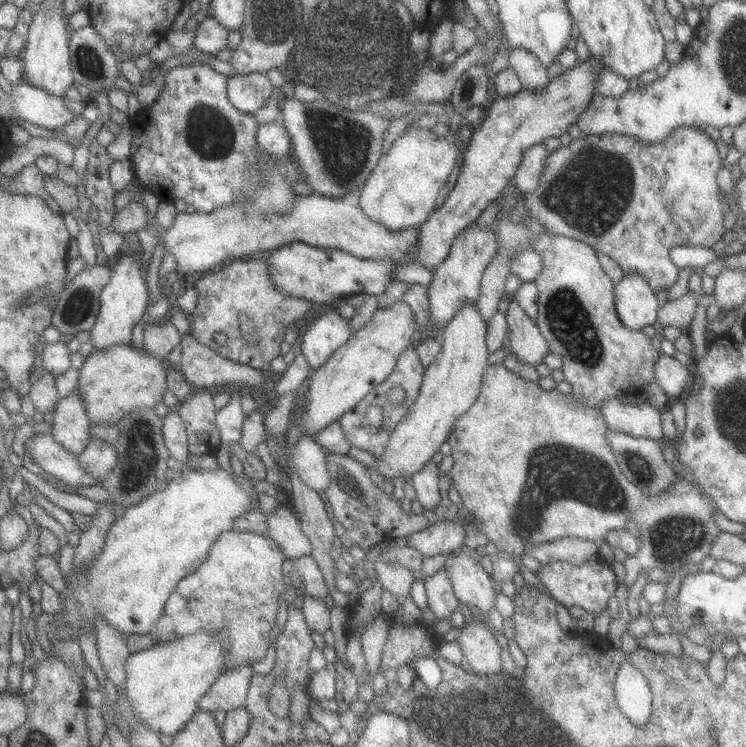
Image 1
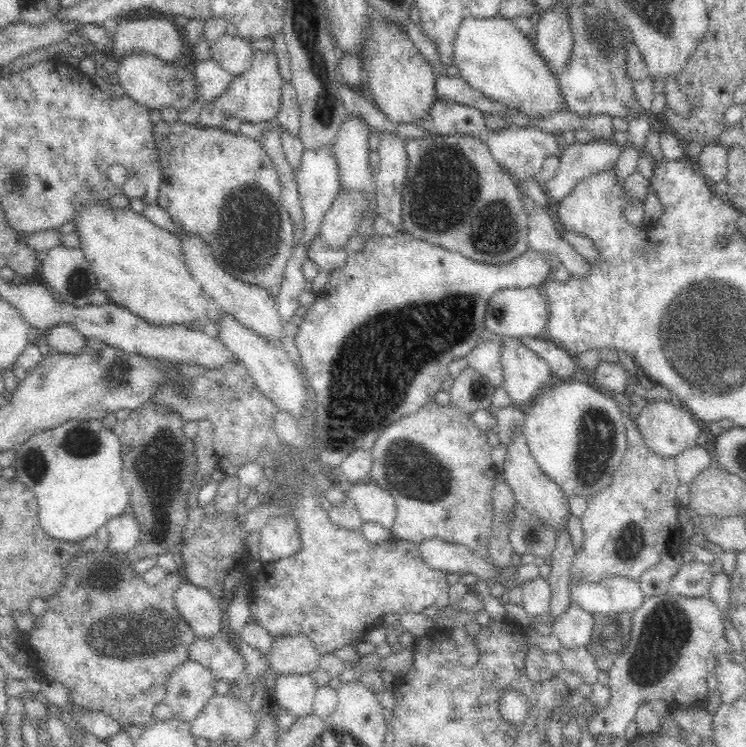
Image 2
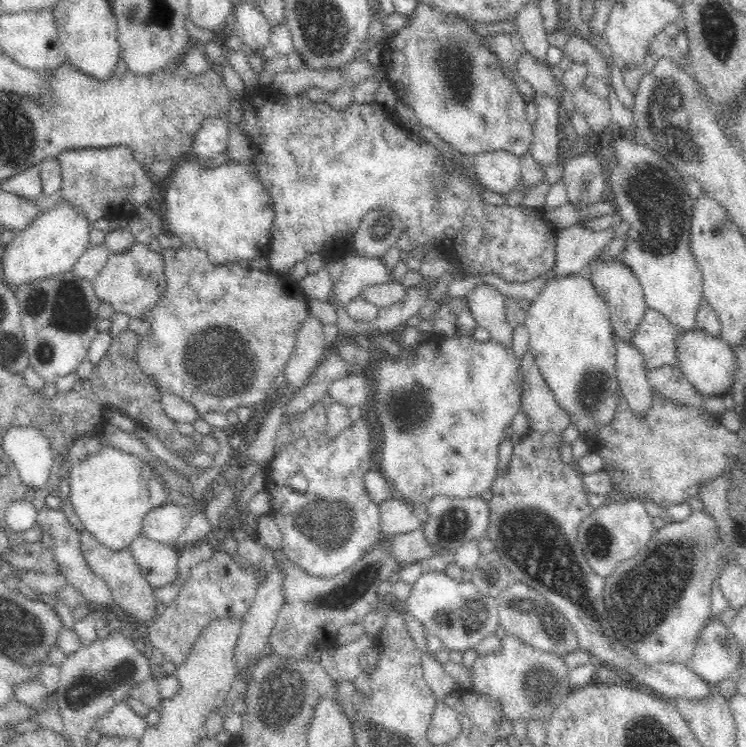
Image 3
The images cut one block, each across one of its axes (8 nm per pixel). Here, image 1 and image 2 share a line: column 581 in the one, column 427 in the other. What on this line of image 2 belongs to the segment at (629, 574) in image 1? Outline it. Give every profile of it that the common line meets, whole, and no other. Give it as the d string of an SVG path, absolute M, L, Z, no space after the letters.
M428 401L415 413L389 424L376 439L371 452L374 462L369 480L387 490L397 506L395 523L391 528L393 538L411 543L437 538L452 544L463 544L481 556L487 556L495 516L492 490L499 471L492 464L492 448L487 436L476 427L470 416L460 413L450 404L438 405L436 401Z

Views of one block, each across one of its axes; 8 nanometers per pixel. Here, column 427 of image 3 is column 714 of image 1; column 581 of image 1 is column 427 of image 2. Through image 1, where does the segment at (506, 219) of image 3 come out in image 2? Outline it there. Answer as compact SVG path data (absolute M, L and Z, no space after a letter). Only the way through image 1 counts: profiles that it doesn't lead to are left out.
M428 134L405 140L407 173L402 192L402 231L432 245L459 252L484 264L502 264L528 251L528 215L515 179L505 172L490 154L488 147L473 136Z

